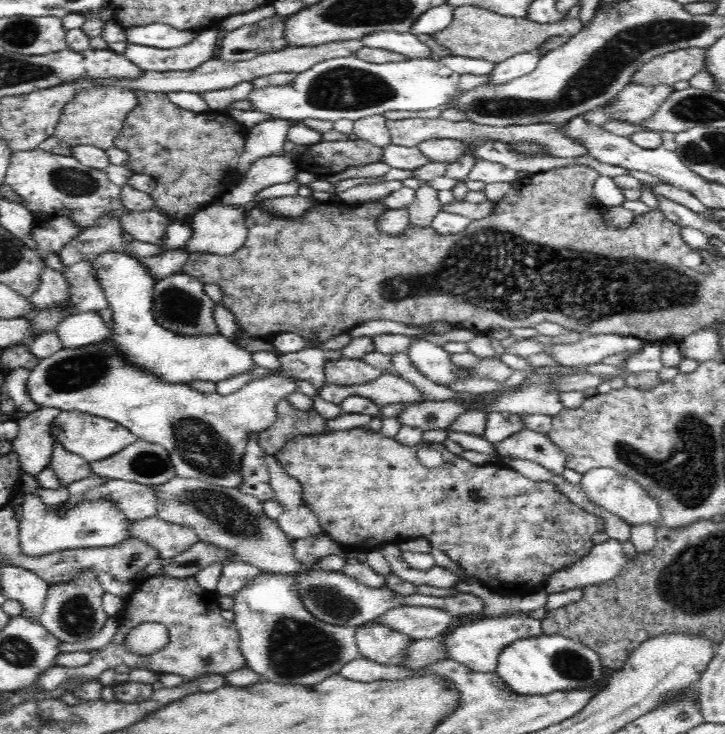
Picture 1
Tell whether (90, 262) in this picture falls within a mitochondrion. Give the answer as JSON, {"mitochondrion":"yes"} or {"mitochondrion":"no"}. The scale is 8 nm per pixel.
{"mitochondrion":"no"}

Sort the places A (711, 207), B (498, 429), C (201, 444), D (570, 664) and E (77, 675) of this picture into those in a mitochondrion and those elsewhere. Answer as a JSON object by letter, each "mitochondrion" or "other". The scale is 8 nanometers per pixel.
{"A":"other","B":"other","C":"mitochondrion","D":"mitochondrion","E":"other"}

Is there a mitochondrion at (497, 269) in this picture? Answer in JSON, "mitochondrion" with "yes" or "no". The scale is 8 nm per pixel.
{"mitochondrion":"yes"}

